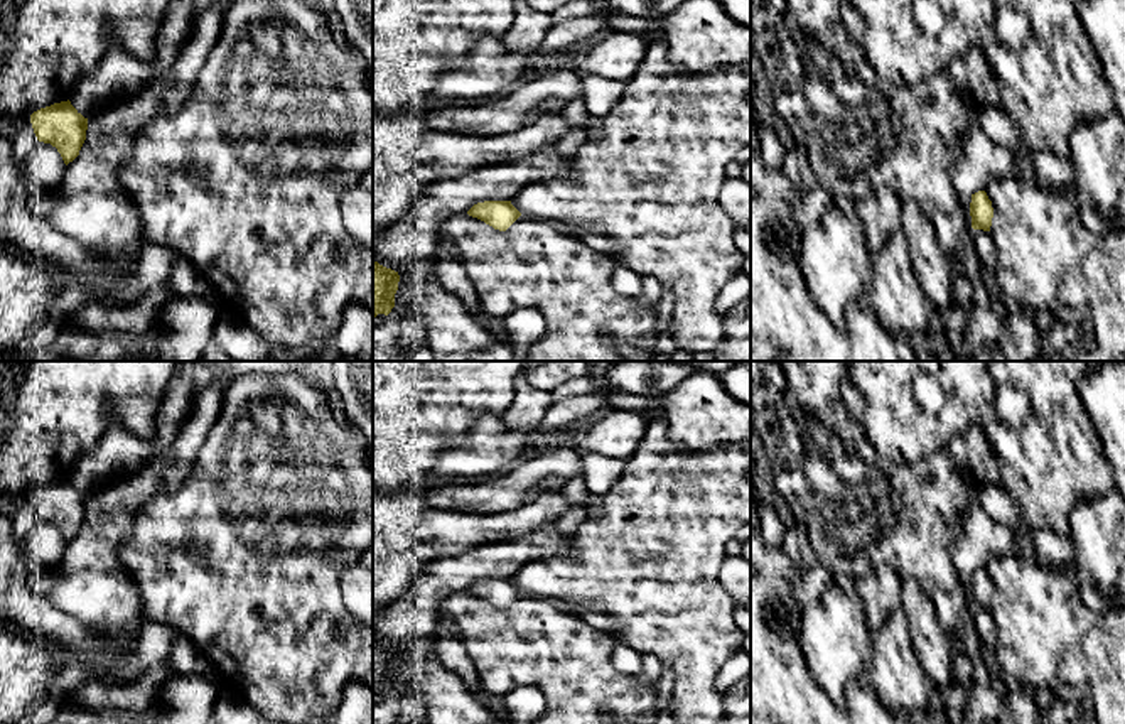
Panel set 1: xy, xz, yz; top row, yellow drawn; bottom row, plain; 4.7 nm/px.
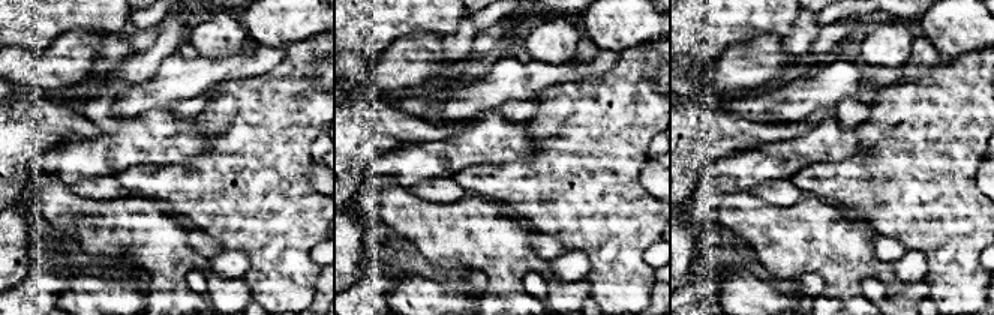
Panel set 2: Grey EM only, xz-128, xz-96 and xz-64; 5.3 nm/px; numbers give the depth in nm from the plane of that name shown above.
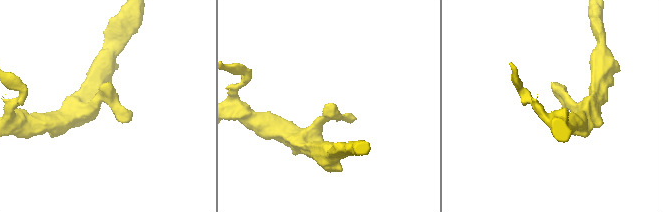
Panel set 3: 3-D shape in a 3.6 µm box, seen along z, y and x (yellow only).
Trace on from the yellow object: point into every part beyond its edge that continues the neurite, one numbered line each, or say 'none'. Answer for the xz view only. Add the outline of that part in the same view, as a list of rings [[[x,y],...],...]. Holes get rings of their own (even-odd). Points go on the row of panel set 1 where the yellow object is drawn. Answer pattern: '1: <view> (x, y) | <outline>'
none

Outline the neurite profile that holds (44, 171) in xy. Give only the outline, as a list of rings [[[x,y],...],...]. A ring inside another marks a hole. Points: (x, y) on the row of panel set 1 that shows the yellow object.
[[[37,142],[29,160],[24,164],[24,176],[32,192],[54,192],[64,177],[66,164],[51,143]]]

